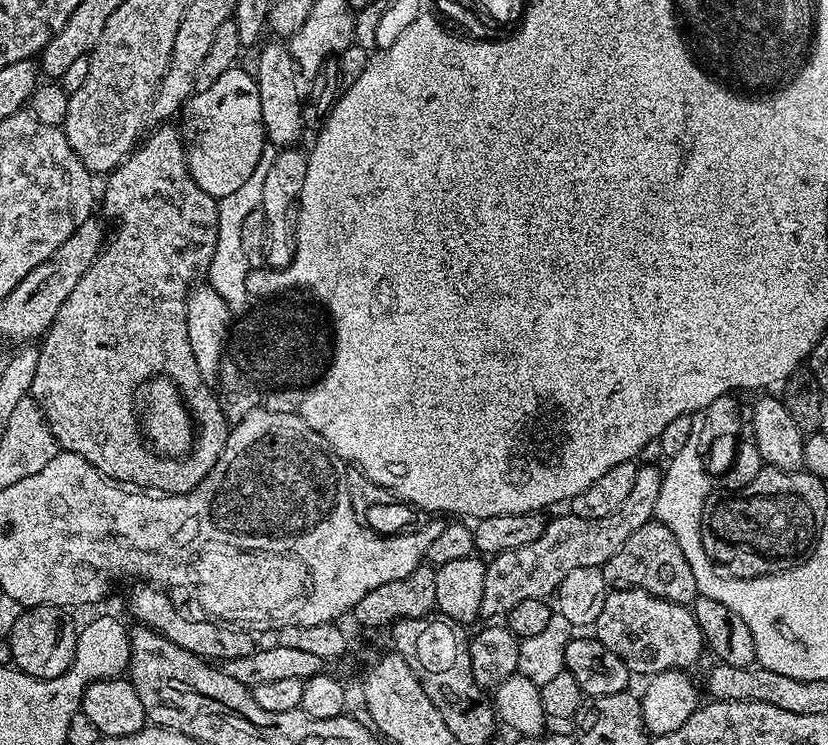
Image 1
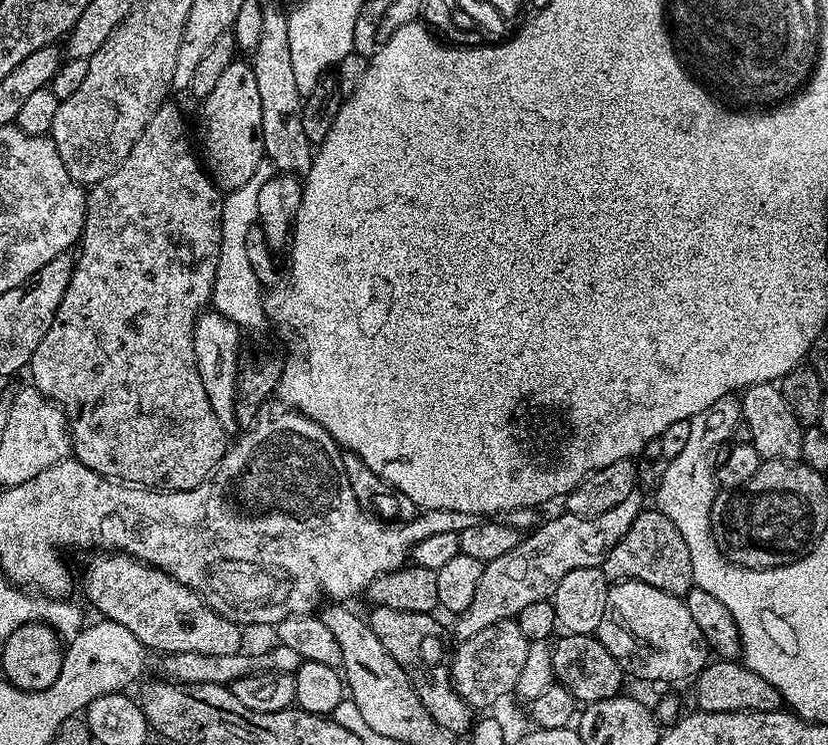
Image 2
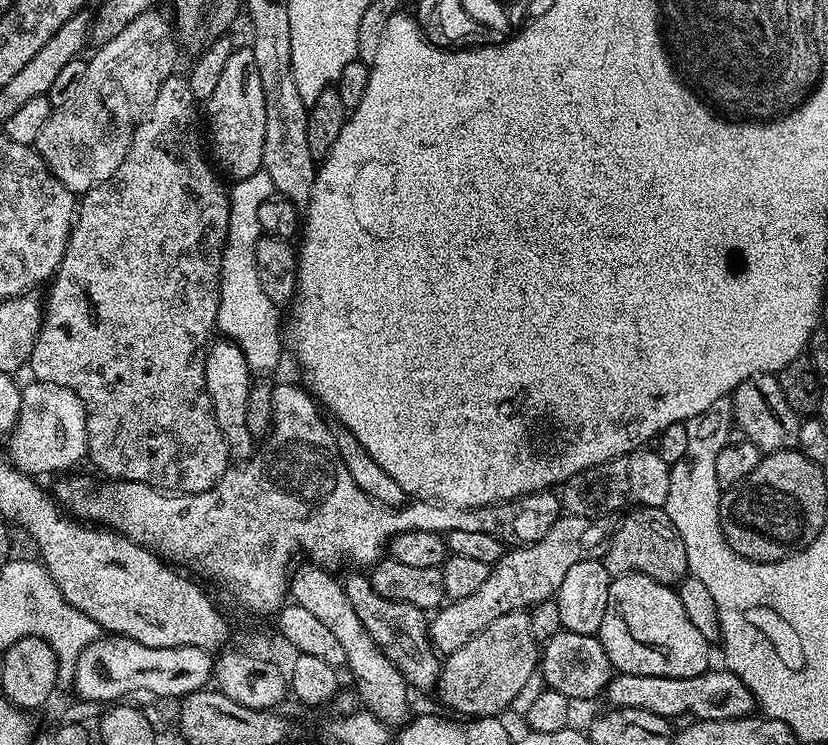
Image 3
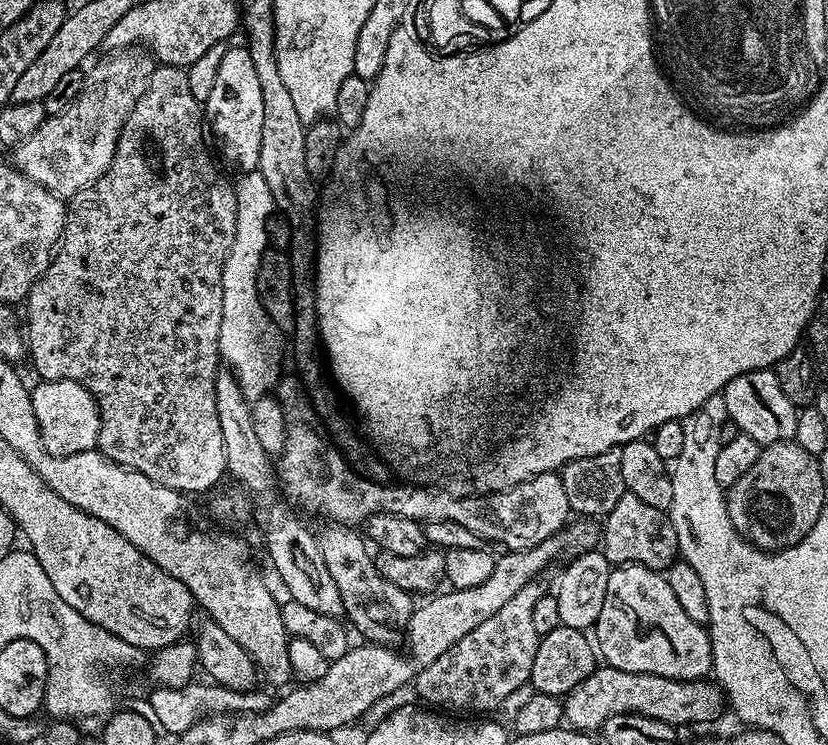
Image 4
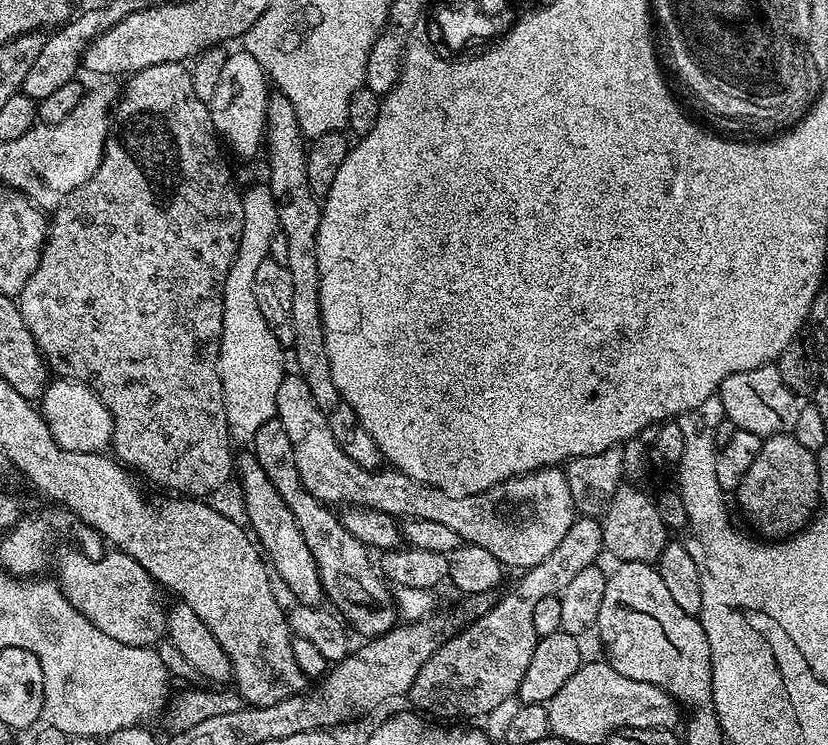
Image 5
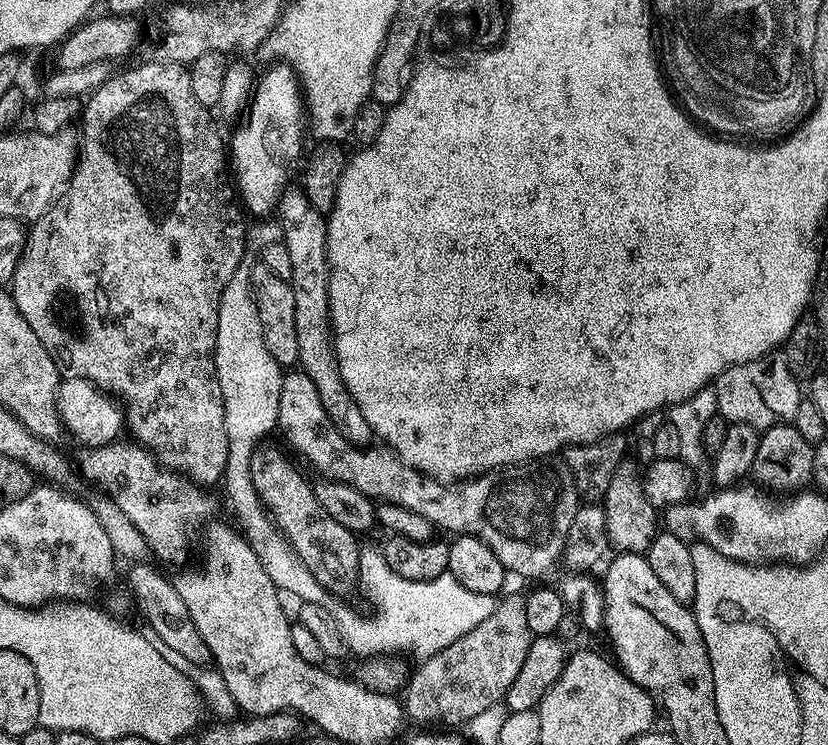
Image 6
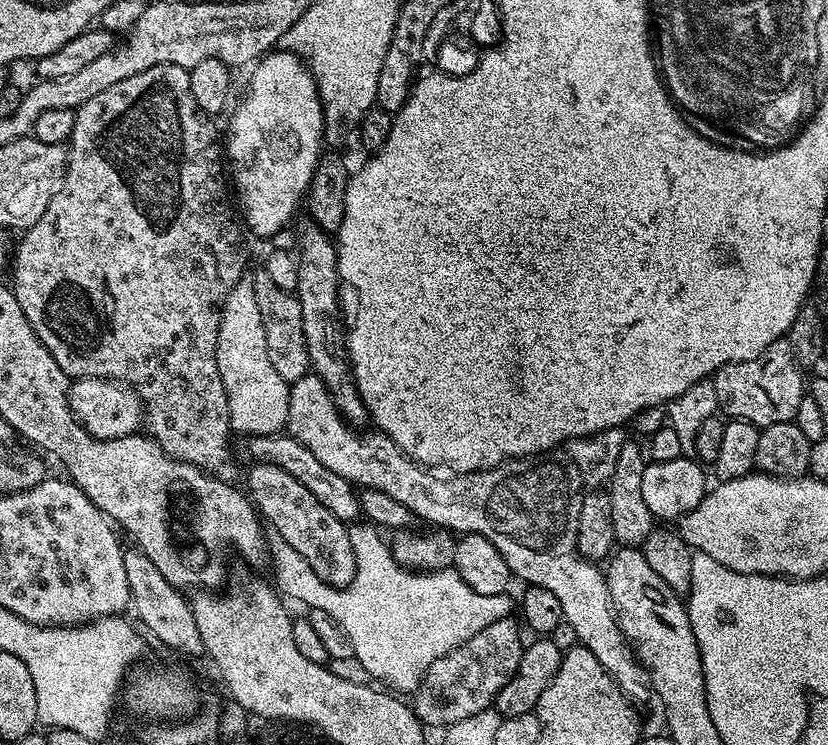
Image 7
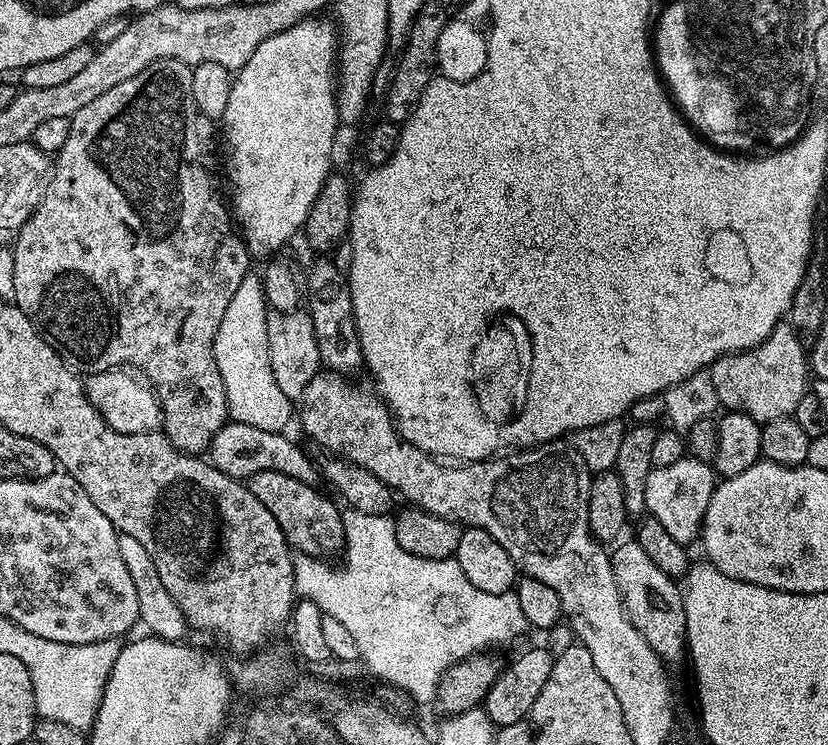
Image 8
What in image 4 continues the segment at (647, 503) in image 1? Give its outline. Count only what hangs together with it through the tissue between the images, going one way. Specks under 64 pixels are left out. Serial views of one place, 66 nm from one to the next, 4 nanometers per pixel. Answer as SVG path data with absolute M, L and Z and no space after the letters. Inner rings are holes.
M576 518L565 524L563 528L559 528L553 536L546 538L546 542L542 542L536 548L528 548L525 552L505 551L504 557L501 555L497 559L490 578L486 578L482 586L470 586L470 590L452 588L445 596L436 594L425 599L428 601L421 608L419 605L413 611L406 629L408 650L416 667L423 668L430 665L436 658L446 654L452 646L465 638L466 634L470 634L472 630L482 625L482 622L489 621L518 590L522 590L528 583L535 581L540 576L539 572L547 564L552 564L555 560L569 562L576 556L597 551L601 544L601 525L592 518Z

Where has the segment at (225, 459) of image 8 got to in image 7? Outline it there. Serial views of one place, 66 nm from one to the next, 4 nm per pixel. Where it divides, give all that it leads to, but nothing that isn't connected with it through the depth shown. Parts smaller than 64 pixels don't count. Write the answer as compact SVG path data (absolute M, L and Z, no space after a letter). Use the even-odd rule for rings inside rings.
M291 434L250 436L247 437L246 444L249 461L282 466L288 474L294 474L294 478L298 478L298 482L302 482L302 486L306 486L306 490L310 490L310 494L314 494L314 498L318 498L318 502L322 502L322 506L326 506L326 510L330 510L330 514L334 514L334 518L338 518L343 524L351 526L361 519L360 492L350 486L346 478L334 474L334 470L326 470L326 466L322 466L322 462L318 462L318 458L314 458L314 454L306 450L303 439Z

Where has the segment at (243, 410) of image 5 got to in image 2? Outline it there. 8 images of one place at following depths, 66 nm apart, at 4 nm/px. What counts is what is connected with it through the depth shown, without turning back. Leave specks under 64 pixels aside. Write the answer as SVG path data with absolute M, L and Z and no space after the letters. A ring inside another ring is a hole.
M263 162L245 185L229 191L224 196L222 206L222 242L218 250L218 270L214 274L210 304L215 311L222 313L227 320L234 322L242 330L260 328L266 324L262 285L260 279L254 274L254 266L250 266L250 258L246 251L246 237L250 235L250 230L257 223L258 194L273 174L273 169Z

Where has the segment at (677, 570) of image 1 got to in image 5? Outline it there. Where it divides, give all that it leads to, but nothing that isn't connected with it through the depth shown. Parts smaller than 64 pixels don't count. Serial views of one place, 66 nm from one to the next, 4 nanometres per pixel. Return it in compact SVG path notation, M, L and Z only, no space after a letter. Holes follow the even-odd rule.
M621 483L620 489L610 498L610 506L603 514L601 523L601 534L603 538L603 551L612 555L616 562L629 564L630 562L642 562L643 564L655 565L659 560L662 550L666 550L670 539L670 530L666 522L662 522L662 514L658 514L658 506L655 499L647 496L640 488L635 488L635 483Z

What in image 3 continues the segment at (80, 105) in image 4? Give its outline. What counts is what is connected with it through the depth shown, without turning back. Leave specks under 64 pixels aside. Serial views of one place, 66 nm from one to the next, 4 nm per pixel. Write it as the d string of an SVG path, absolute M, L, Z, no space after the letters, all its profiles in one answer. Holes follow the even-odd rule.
M157 10L144 12L118 38L99 45L96 53L86 60L86 79L82 87L62 107L55 109L46 118L46 126L42 126L42 134L38 134L34 145L41 160L49 170L59 178L60 184L69 188L74 194L83 194L91 188L105 184L122 166L126 154L130 150L130 142L137 124L143 120L148 109L152 107L154 98L158 98L158 90L162 90L162 82L170 78L176 71L176 40L173 25Z

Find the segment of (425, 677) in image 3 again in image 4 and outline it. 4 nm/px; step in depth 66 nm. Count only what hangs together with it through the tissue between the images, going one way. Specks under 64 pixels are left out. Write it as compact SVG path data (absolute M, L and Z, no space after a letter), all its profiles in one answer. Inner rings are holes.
M328 526L324 533L319 533L322 558L326 558L326 570L330 570L330 578L334 578L334 583L338 586L338 594L342 594L342 606L347 623L353 629L356 627L369 644L395 645L395 640L399 636L401 639L412 618L413 593L402 591L380 576L376 571L373 553L368 553L369 545L365 537L363 535L360 537L354 532L357 531L346 526Z

